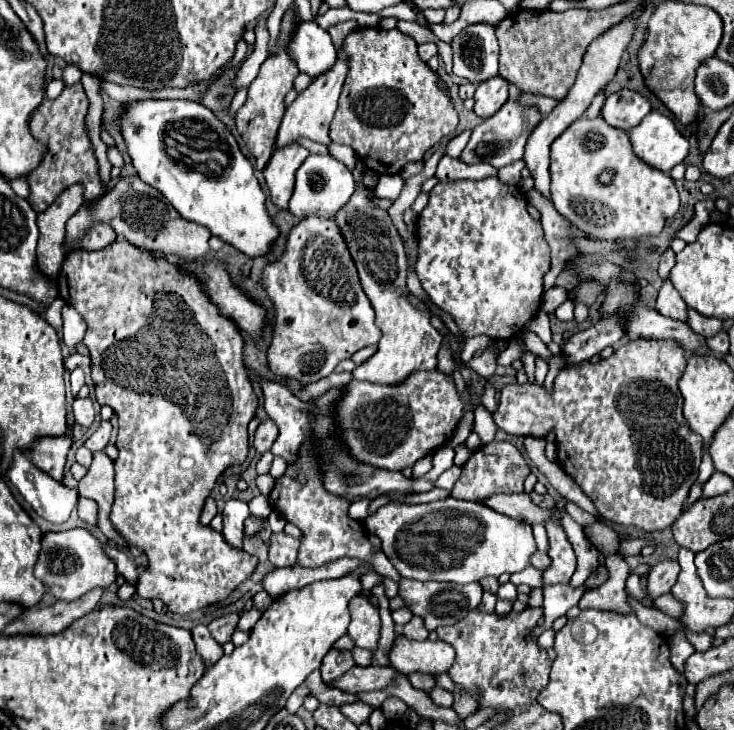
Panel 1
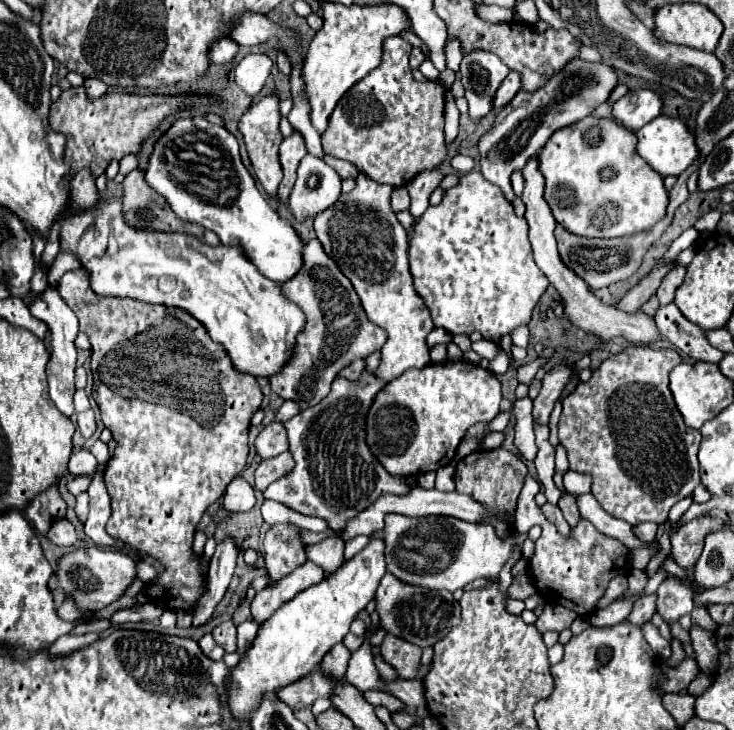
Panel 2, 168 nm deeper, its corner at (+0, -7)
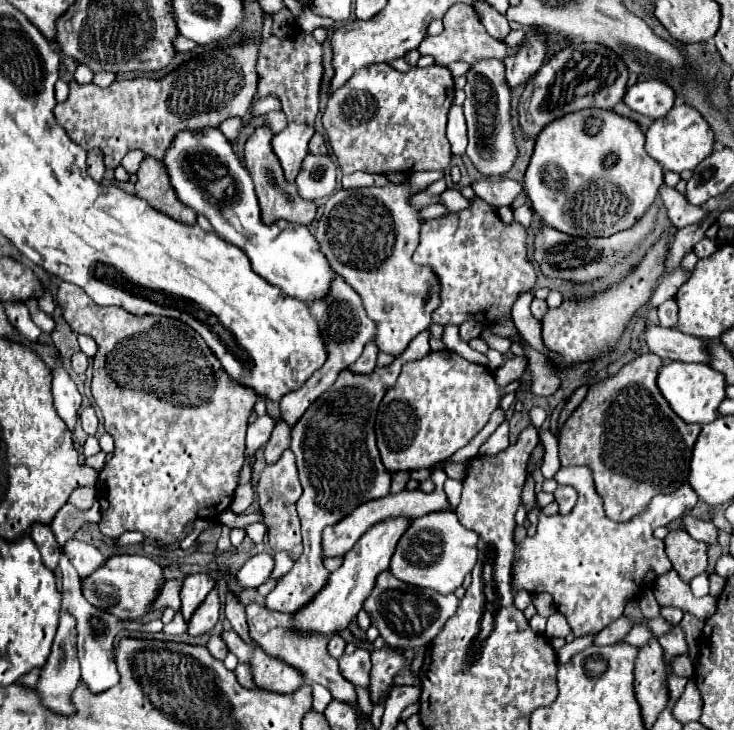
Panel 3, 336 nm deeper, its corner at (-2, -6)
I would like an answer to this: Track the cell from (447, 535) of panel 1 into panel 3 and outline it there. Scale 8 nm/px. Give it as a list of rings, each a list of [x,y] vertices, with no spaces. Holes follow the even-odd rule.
[[[436,511],[428,517],[418,517],[400,537],[390,561],[390,573],[404,583],[434,589],[438,593],[454,593],[464,577],[478,561],[478,537],[460,525],[454,511]]]

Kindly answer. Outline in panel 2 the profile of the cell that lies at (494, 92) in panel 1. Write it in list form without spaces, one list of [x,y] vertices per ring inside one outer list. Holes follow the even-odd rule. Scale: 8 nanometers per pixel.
[[[510,70],[510,74],[504,78],[504,82],[502,82],[502,86],[498,88],[498,94],[496,94],[496,98],[494,98],[494,108],[502,108],[502,106],[506,106],[514,96],[516,96],[516,92],[520,90],[520,74],[518,72],[514,72],[514,70]]]

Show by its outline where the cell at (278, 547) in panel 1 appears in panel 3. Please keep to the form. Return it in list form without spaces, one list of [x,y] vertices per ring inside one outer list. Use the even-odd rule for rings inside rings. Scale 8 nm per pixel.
[[[286,449],[282,453],[282,457],[272,463],[266,465],[262,471],[262,477],[258,481],[256,493],[260,497],[260,509],[264,513],[264,525],[268,527],[268,543],[274,549],[274,553],[288,553],[294,561],[300,559],[302,553],[302,535],[300,535],[300,519],[296,515],[296,501],[302,495],[302,487],[298,481],[298,471],[296,471],[296,463],[294,463],[294,453],[290,449]]]

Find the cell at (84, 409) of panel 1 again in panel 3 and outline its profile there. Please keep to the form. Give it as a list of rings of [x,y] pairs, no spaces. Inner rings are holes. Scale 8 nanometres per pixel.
[[[92,407],[82,409],[82,413],[80,413],[80,421],[82,421],[82,429],[84,429],[88,435],[96,435],[98,419],[96,419],[96,413],[94,413]]]

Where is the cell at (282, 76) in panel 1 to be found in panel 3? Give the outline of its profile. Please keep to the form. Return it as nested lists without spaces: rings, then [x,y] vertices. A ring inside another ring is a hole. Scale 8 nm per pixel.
[[[260,125],[254,129],[254,133],[248,137],[246,147],[244,147],[244,161],[246,161],[246,169],[252,175],[252,181],[256,185],[256,195],[260,201],[260,209],[262,209],[262,221],[264,223],[274,223],[278,219],[290,221],[290,223],[300,223],[300,225],[310,225],[310,221],[316,215],[316,205],[314,201],[304,201],[294,183],[288,183],[284,179],[284,173],[280,169],[280,161],[276,157],[276,153],[272,153],[272,141],[274,133],[270,129],[270,125]]]

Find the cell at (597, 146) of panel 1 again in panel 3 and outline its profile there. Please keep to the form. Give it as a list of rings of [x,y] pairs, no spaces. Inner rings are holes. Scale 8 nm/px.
[[[604,109],[568,113],[548,125],[534,145],[524,177],[532,209],[554,229],[574,237],[608,237],[630,229],[658,197],[664,171],[644,151],[644,131]]]

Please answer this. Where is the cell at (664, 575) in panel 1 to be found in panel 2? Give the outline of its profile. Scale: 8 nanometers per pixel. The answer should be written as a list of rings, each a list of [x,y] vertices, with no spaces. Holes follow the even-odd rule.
[[[656,594],[644,596],[644,598],[634,602],[634,608],[626,620],[634,626],[642,626],[644,622],[648,622],[654,616],[654,612],[656,612]]]

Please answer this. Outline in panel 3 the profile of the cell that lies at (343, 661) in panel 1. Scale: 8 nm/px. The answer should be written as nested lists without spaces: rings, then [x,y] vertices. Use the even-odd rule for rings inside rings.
[[[336,635],[336,637],[332,637],[330,643],[328,643],[328,653],[330,653],[334,659],[340,659],[340,657],[344,655],[344,647],[346,647],[346,641],[344,641],[340,635]]]

